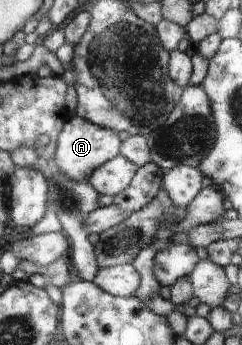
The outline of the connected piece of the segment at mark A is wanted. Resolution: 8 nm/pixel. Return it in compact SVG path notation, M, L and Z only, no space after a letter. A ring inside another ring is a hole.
M76 114L62 131L54 168L68 174L75 181L90 182L91 177L98 169L118 156L118 149L120 149L120 139L116 137L113 130Z

